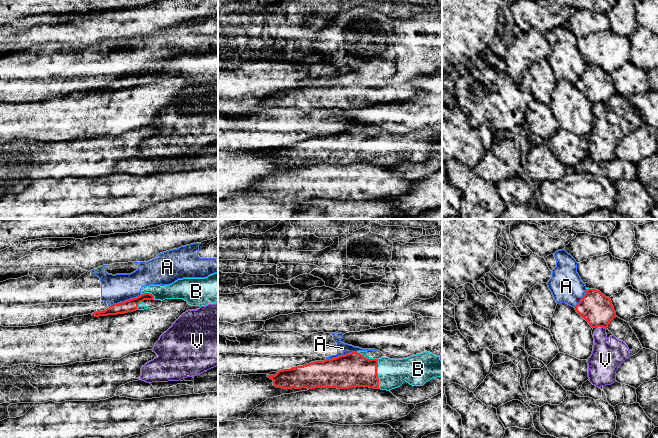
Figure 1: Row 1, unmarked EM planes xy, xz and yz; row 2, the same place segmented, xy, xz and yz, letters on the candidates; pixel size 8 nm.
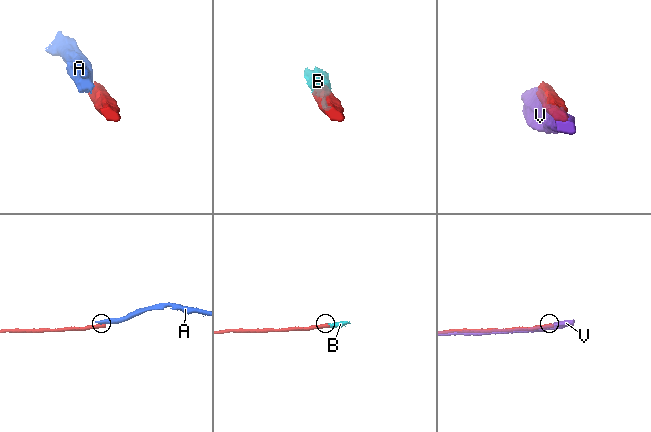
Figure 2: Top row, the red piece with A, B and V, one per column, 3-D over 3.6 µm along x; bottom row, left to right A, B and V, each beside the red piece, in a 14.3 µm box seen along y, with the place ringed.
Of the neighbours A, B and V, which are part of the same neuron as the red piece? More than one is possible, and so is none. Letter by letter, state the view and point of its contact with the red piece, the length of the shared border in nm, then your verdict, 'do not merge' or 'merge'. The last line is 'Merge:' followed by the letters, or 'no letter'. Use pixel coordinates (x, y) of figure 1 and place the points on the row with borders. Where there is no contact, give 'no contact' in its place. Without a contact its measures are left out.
A: meets red in xz at (341, 355); contact 260 nm long; do not merge
B: meets red in xz at (377, 374); contact 240 nm long; merge
V: meets red in yz at (603, 327); contact 50 nm long; do not merge
Merge: B

